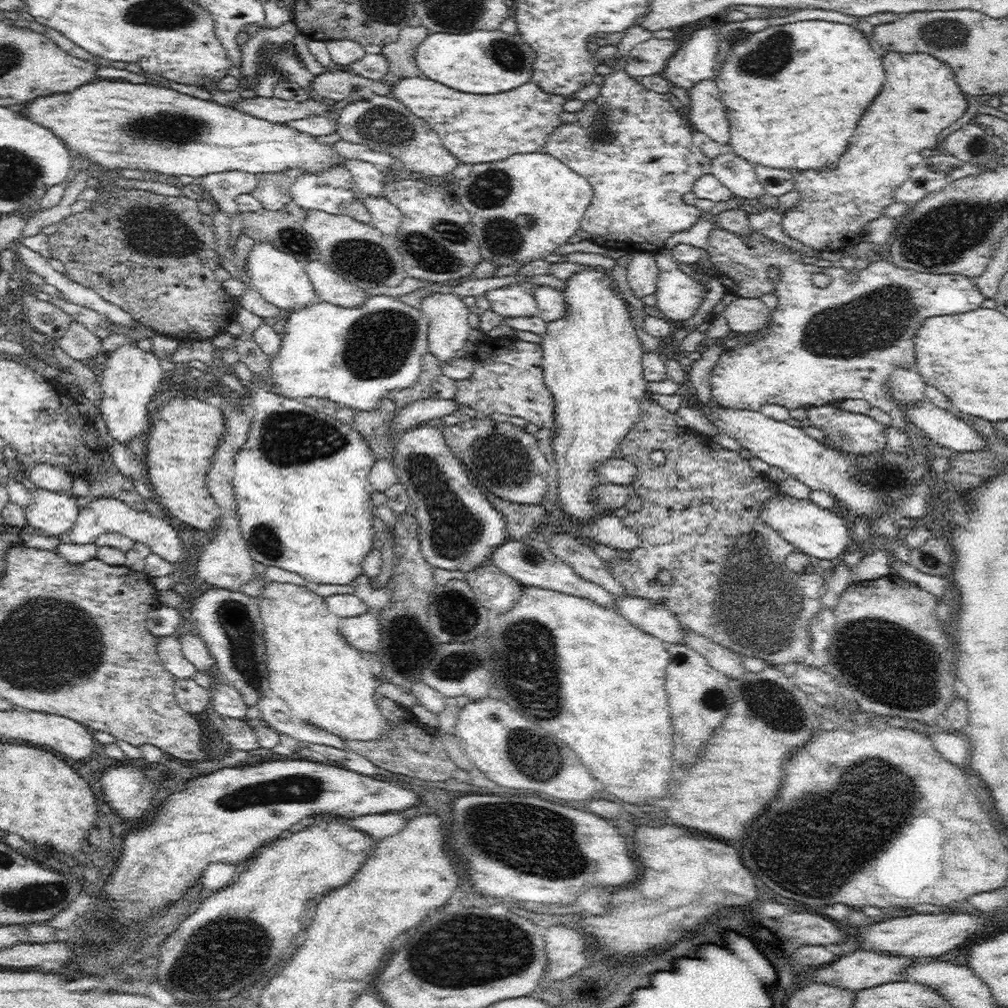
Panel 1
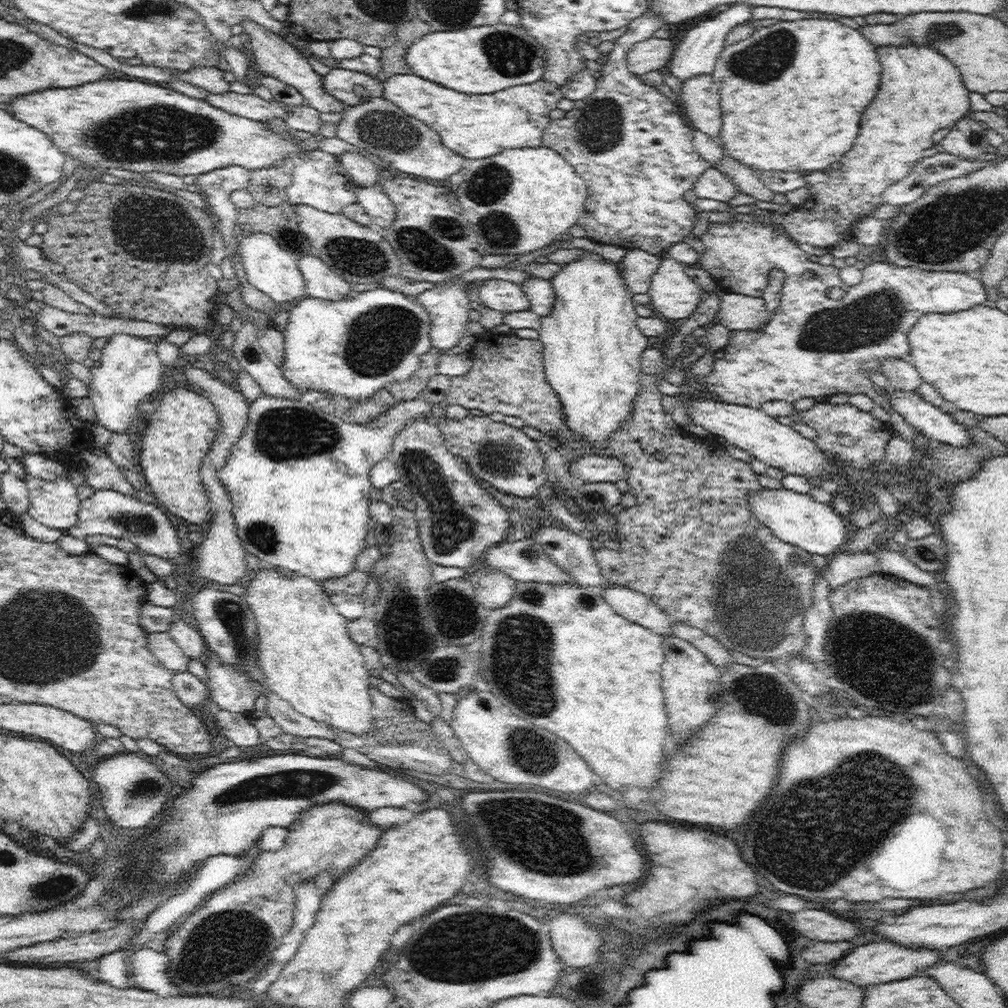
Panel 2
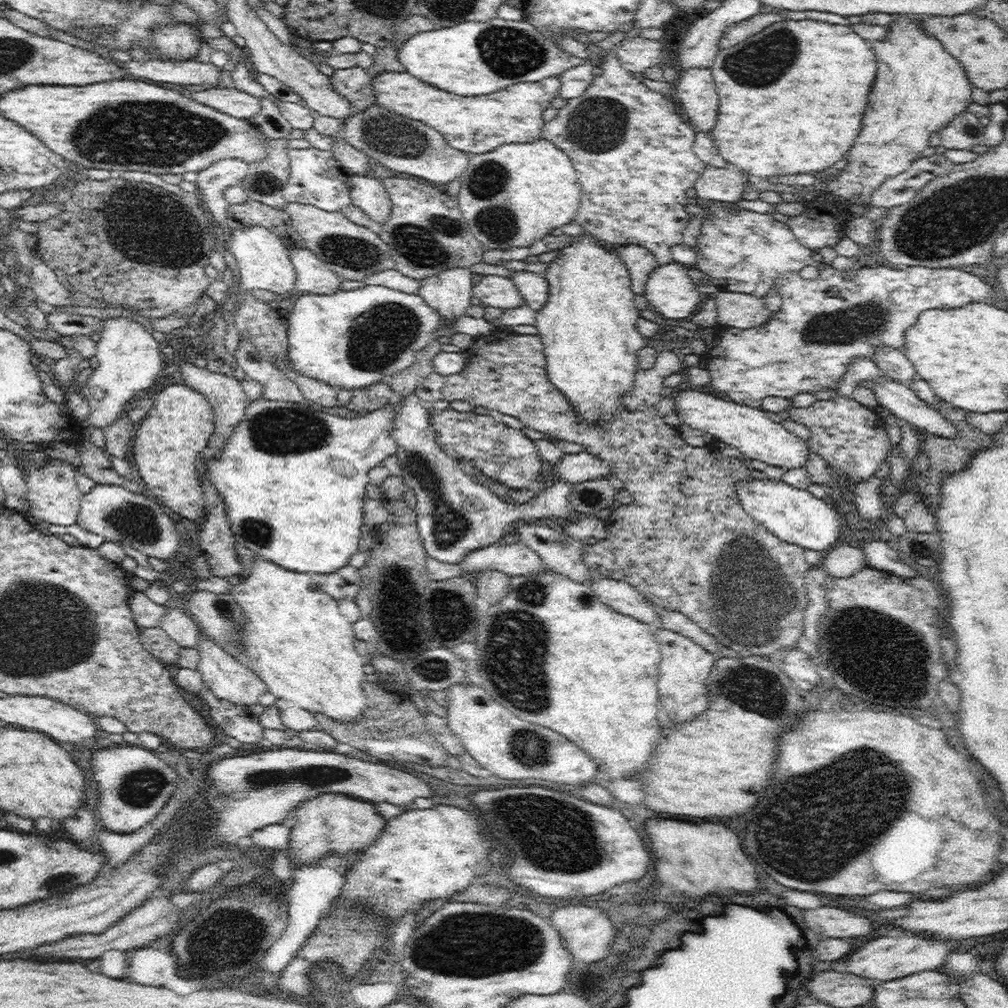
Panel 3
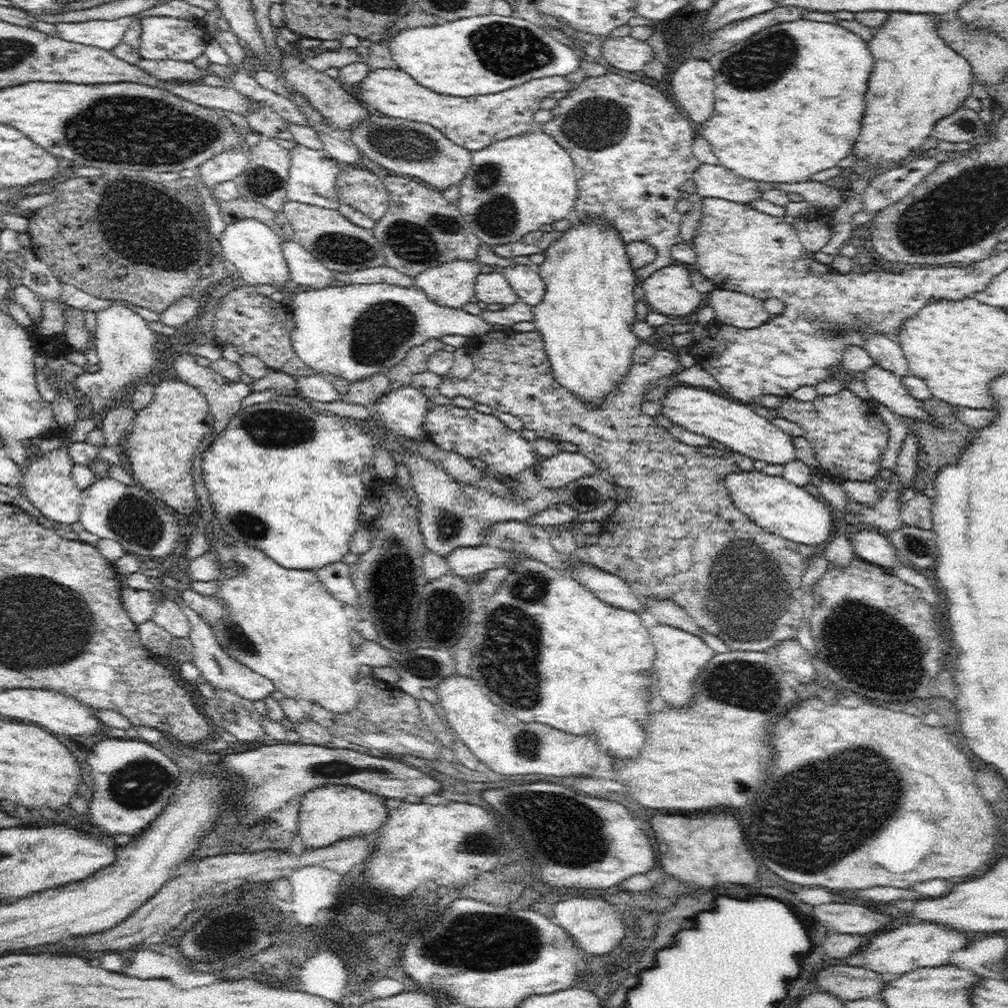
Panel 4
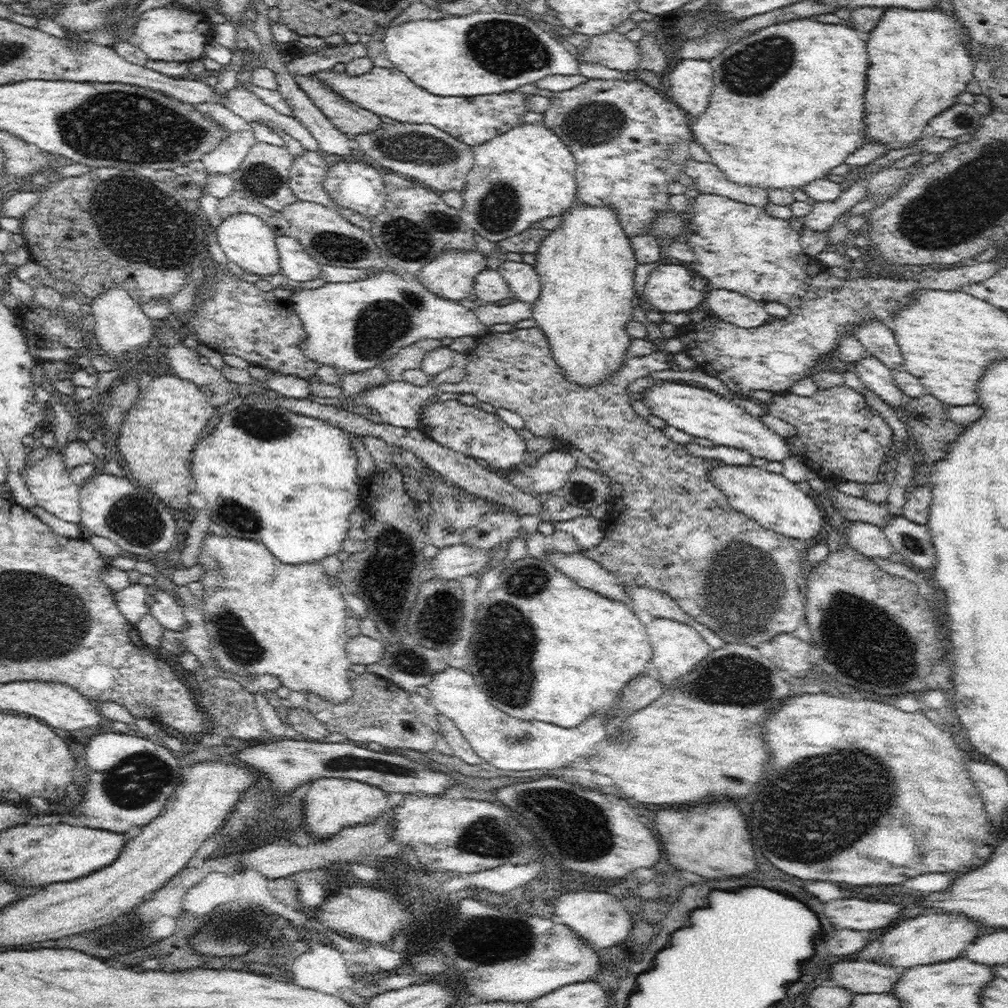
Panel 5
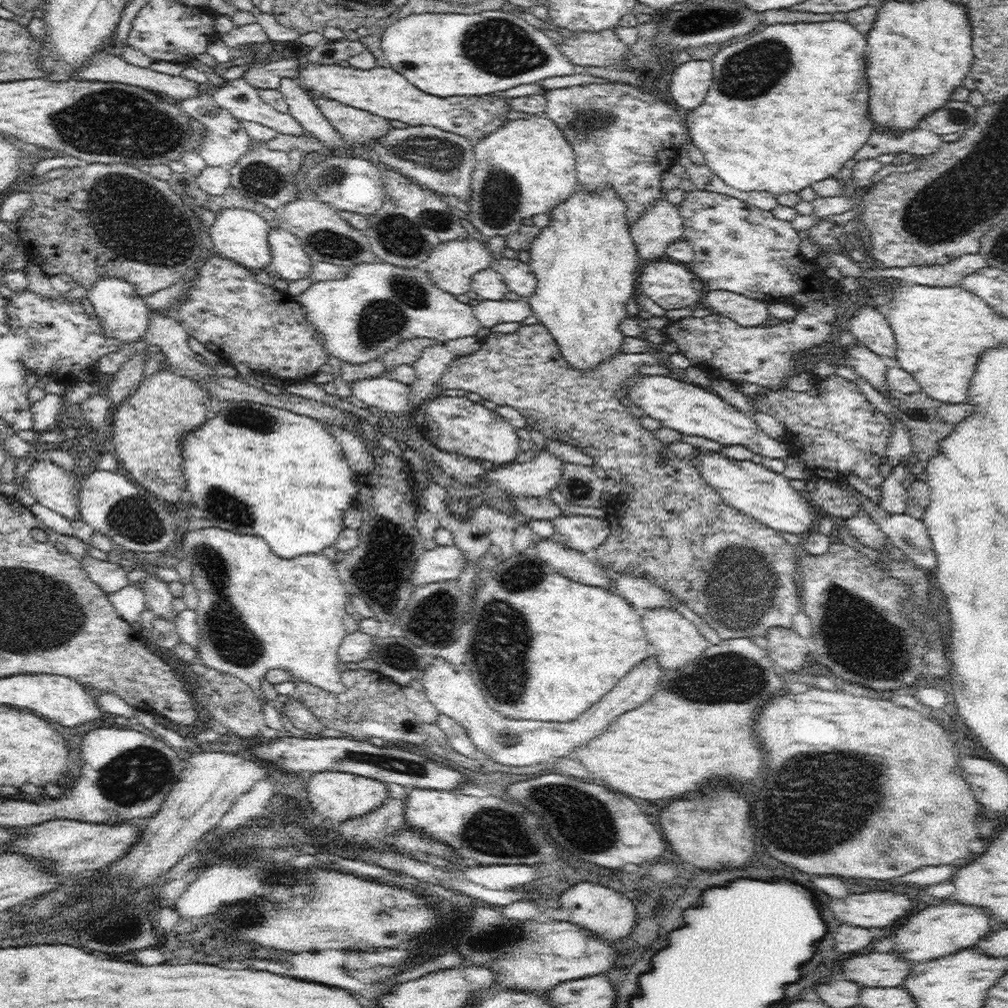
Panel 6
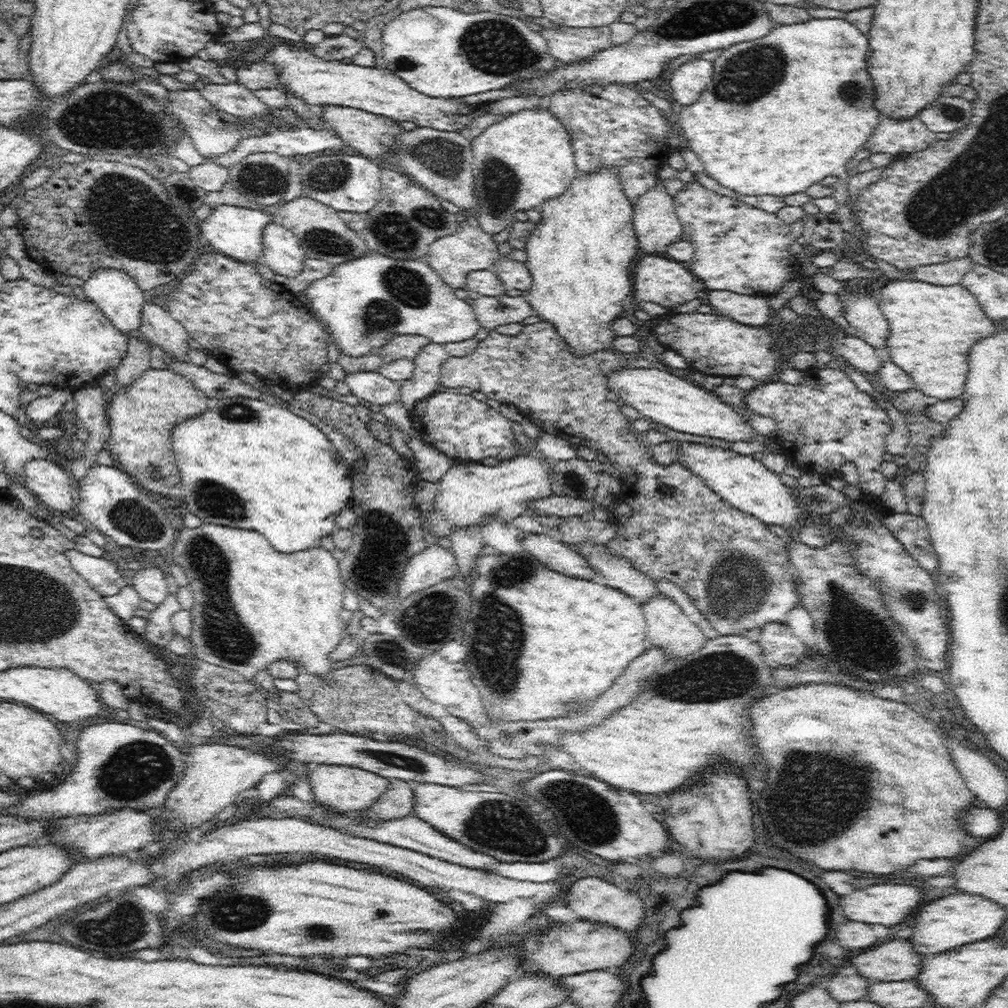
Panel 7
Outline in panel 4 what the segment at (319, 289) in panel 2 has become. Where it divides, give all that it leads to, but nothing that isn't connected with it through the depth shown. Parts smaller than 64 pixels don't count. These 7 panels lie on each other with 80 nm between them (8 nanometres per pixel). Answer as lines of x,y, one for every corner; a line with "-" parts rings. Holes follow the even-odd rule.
296,239
282,241
282,252
290,271
290,280
301,286
323,289
336,278
335,272
323,266
306,247

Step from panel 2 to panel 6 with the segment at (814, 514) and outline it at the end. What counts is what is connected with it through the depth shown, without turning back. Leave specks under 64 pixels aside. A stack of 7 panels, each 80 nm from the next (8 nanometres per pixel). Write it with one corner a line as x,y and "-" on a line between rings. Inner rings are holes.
699,450
695,456
696,469
702,479
708,483
722,499
733,509
747,516
754,517
756,521
774,529
776,532
786,532
803,536
809,535
821,528
812,521
819,518
804,493
800,493
792,486
788,478
782,473
776,473
766,469
762,463
754,463
751,460
734,460
716,451

